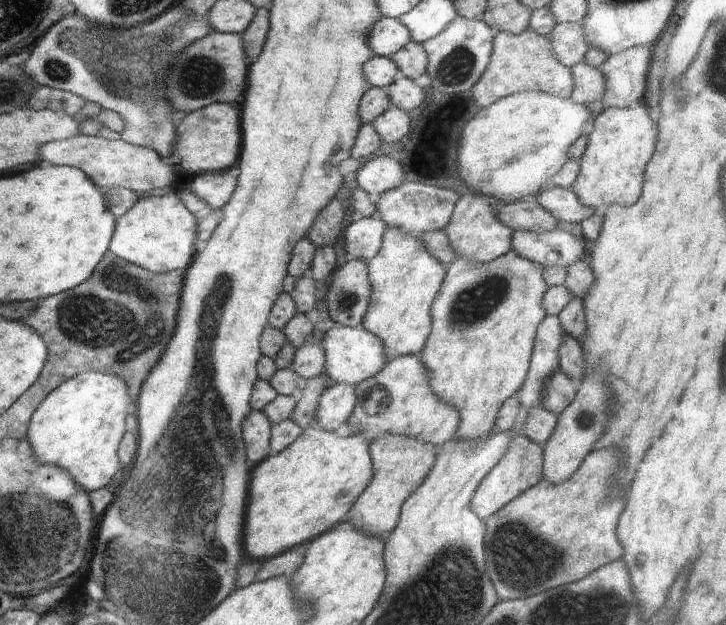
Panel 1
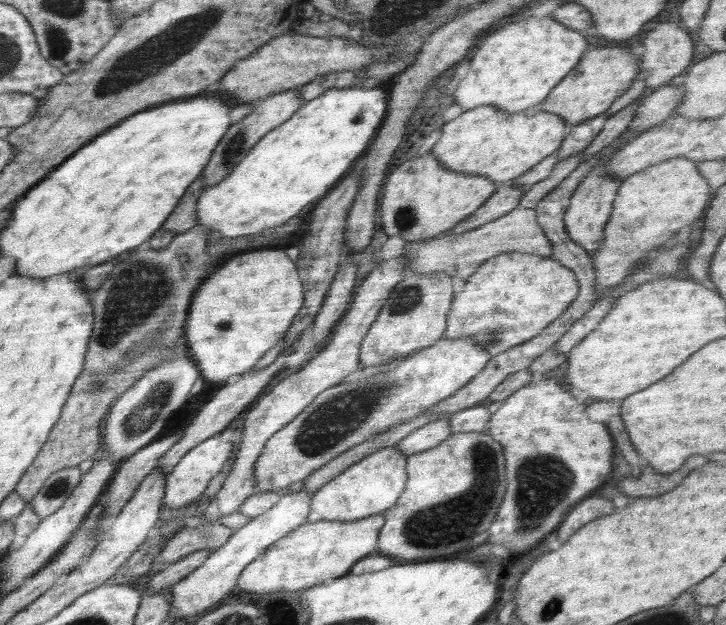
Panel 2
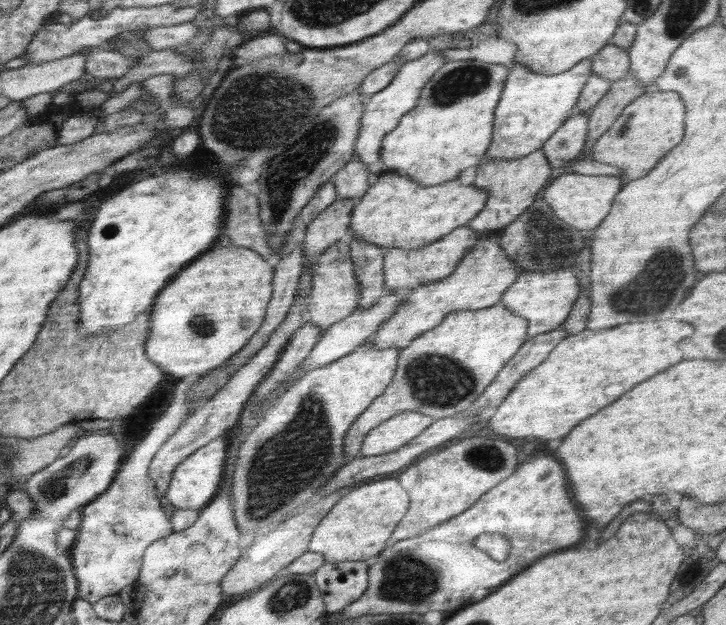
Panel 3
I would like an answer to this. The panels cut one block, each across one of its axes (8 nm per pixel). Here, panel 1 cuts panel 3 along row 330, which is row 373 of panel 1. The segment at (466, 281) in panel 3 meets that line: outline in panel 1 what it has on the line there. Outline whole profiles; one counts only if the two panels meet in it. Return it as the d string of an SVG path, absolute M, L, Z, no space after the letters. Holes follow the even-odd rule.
M420 354L387 360L375 376L355 386L355 405L347 420L350 426L348 436L360 433L370 444L388 433L407 435L435 447L454 439L459 425L459 412L443 403L431 391L429 384L428 370Z

